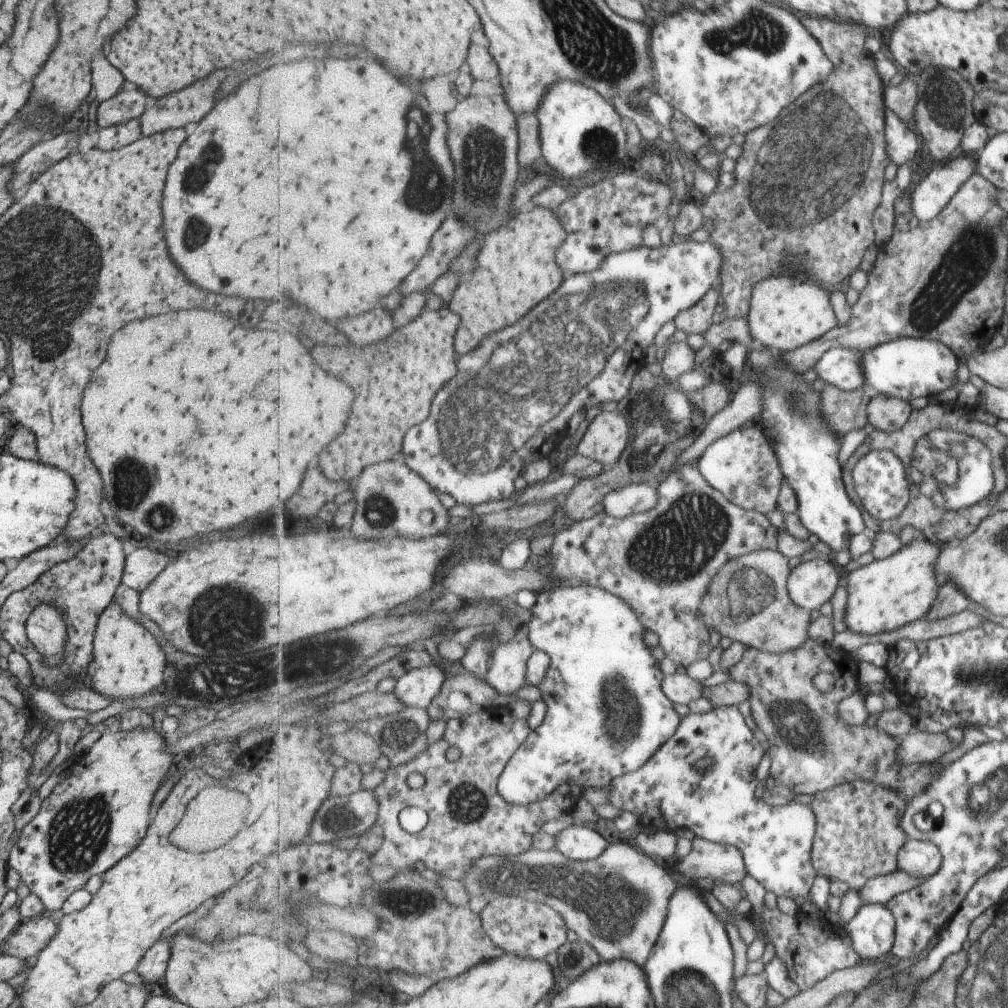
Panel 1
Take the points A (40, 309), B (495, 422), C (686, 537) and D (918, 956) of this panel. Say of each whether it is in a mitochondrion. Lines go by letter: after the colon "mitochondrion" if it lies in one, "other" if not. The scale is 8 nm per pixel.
A: mitochondrion
B: mitochondrion
C: mitochondrion
D: other

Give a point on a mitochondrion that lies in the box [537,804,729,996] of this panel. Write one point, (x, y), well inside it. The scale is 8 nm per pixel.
(571, 959)

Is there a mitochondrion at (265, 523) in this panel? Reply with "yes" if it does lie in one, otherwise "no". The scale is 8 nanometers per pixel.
no

